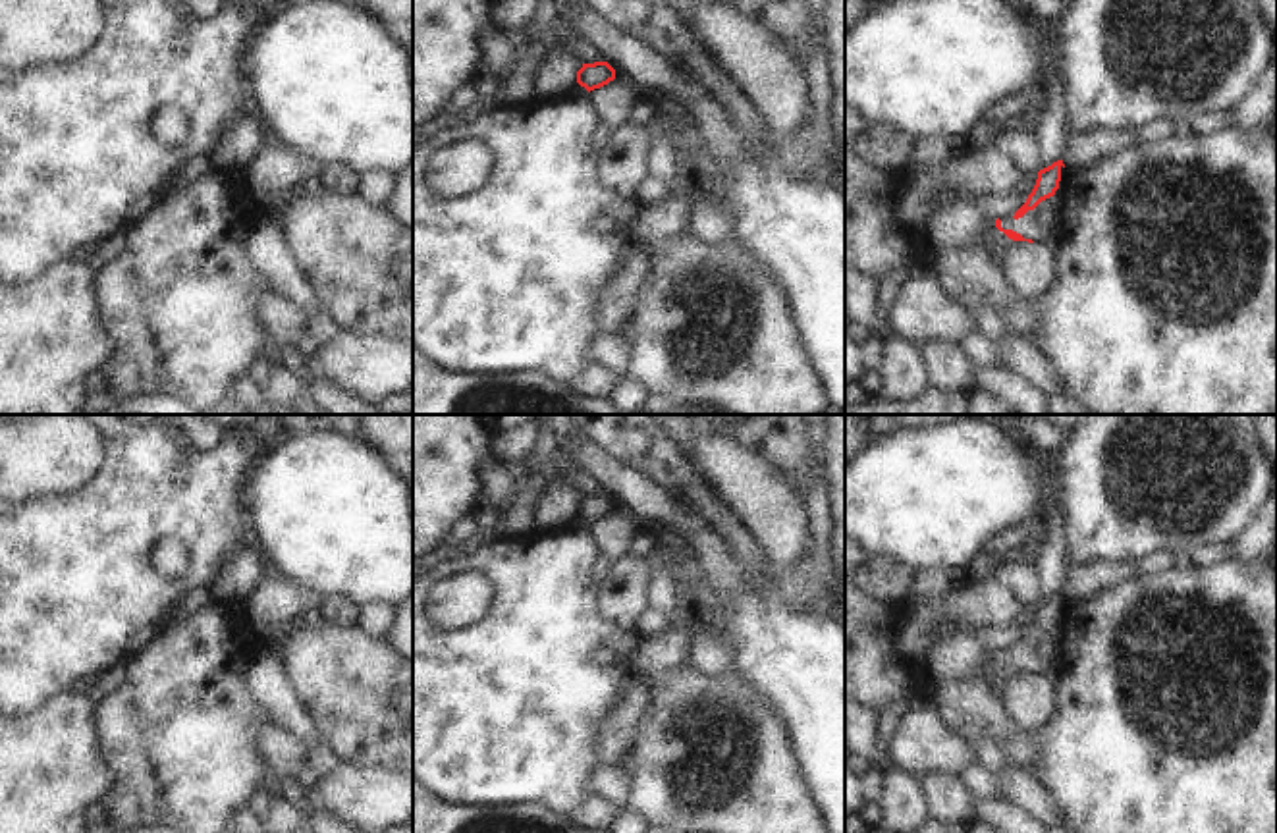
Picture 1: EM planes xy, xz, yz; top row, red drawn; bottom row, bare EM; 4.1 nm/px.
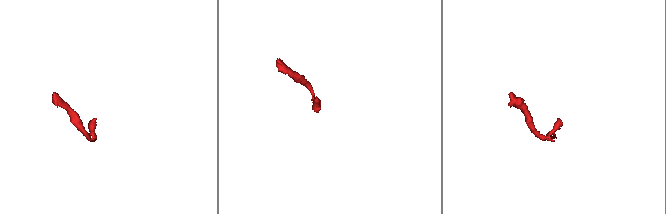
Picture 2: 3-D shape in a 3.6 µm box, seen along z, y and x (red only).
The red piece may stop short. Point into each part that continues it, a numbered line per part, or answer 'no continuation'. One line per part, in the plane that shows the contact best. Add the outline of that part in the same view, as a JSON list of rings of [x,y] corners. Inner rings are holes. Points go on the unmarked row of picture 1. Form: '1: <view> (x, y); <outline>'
1: yz (1085, 579); [[[1090,559],[1071,563],[1063,582],[1063,596],[1067,604],[1080,604],[1105,588],[1117,586],[1134,571],[1134,561]]]

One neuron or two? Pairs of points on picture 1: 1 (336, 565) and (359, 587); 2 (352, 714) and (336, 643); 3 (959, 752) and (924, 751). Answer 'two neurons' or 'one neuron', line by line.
1: one neuron
2: one neuron
3: one neuron

